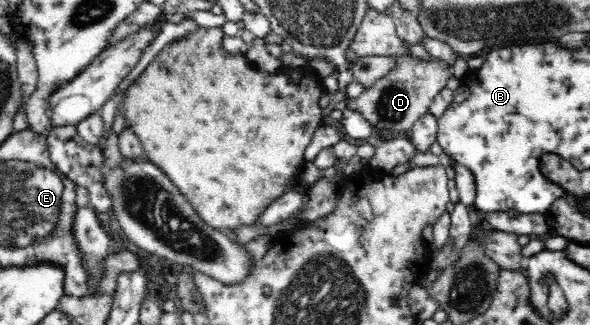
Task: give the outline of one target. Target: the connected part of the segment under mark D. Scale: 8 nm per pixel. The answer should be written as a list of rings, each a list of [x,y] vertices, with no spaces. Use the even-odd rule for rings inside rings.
[[[394,56],[395,67],[387,75],[379,78],[371,87],[358,96],[345,99],[349,110],[361,113],[369,125],[376,130],[373,137],[383,142],[391,138],[406,137],[414,123],[421,119],[433,103],[434,97],[445,88],[449,79],[447,63],[438,60],[425,62],[413,56]]]

